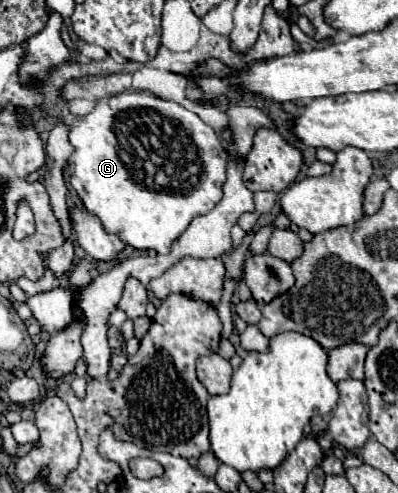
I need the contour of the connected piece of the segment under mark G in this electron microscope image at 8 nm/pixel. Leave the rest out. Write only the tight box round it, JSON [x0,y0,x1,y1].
[69,94,227,254]

